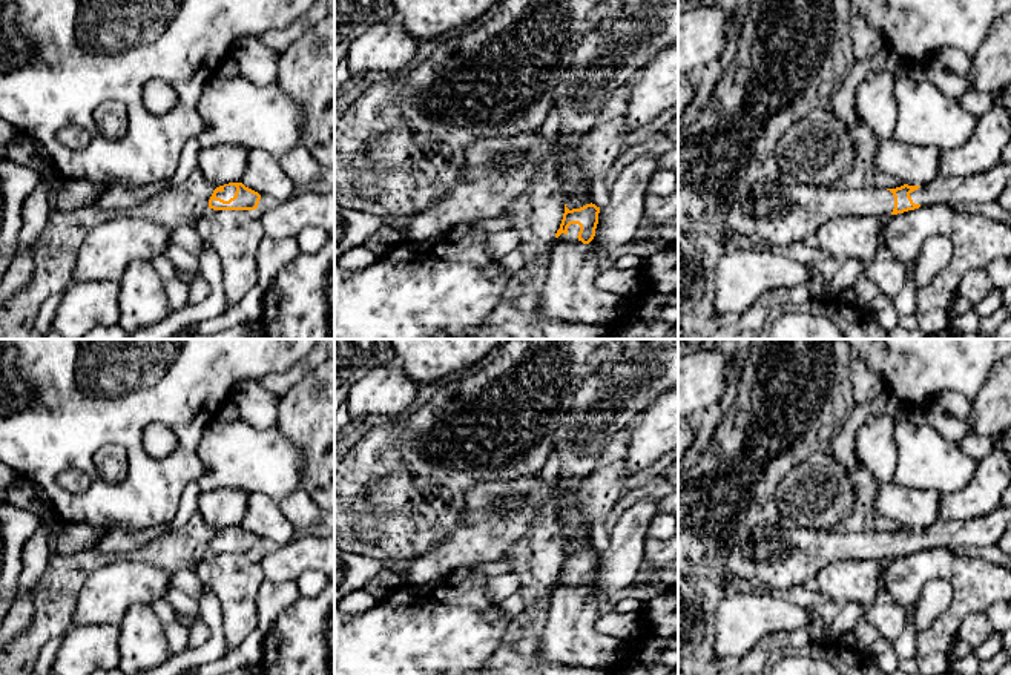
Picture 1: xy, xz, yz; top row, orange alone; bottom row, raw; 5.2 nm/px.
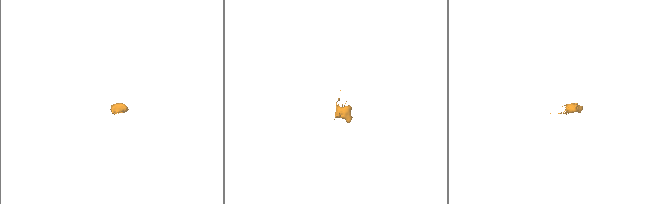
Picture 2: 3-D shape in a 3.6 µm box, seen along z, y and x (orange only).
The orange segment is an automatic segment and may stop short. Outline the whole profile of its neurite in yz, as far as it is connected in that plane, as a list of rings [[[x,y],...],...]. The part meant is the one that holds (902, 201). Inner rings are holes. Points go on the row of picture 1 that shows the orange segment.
[[[1011,161],[999,163],[983,173],[936,178],[925,186],[904,184],[896,189],[813,187],[801,183],[772,181],[756,186],[746,199],[721,202],[718,212],[726,233],[753,238],[764,247],[812,242],[818,229],[842,216],[890,215],[947,204],[962,209],[968,202],[993,202],[1011,186]]]

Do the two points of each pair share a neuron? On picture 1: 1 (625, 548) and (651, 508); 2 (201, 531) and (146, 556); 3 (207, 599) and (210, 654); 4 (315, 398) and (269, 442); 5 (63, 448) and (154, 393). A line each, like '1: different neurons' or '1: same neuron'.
1: same neuron
2: same neuron
3: same neuron
4: different neurons
5: same neuron

